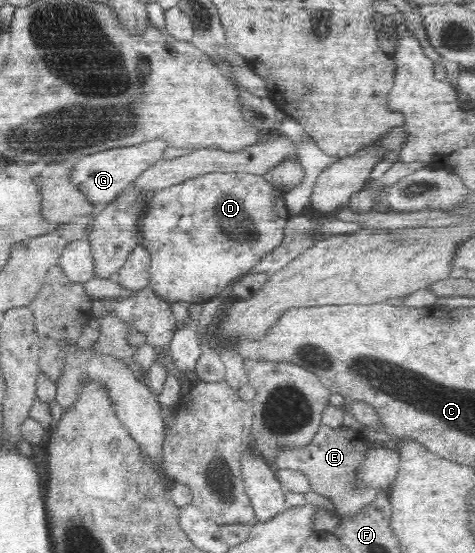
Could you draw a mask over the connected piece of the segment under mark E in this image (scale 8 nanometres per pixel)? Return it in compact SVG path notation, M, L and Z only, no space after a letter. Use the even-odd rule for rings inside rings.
M320 425L310 444L303 447L282 447L274 461L275 469L303 472L311 484L311 489L333 502L336 516L353 517L370 504L379 491L362 481L354 481L354 474L358 473L358 468L367 458L366 442L362 430L345 426L332 428Z

